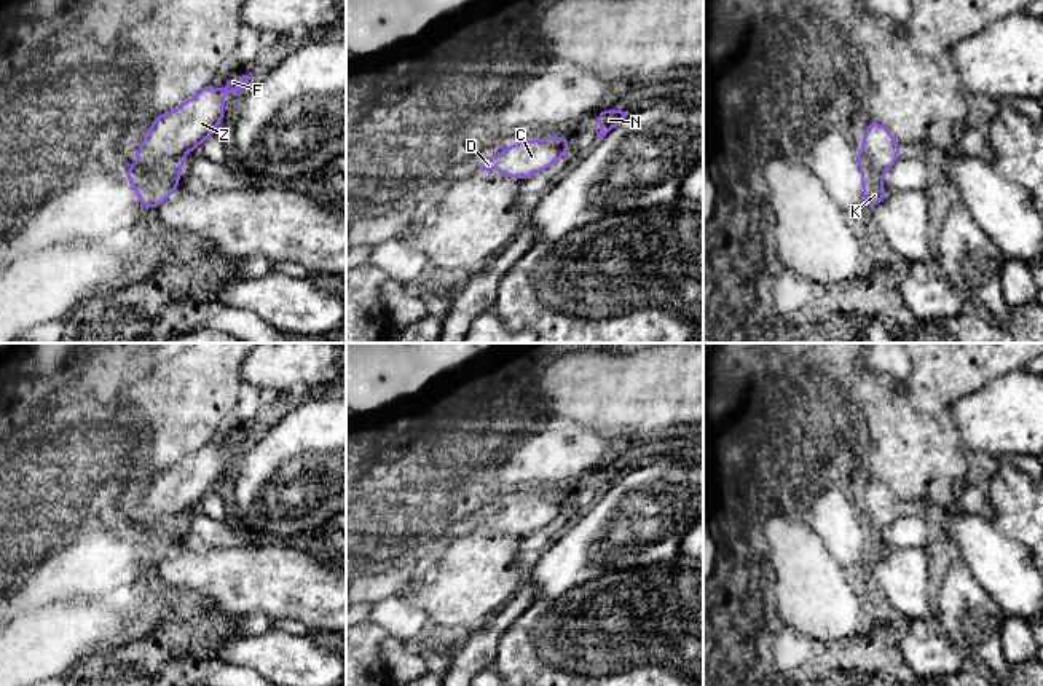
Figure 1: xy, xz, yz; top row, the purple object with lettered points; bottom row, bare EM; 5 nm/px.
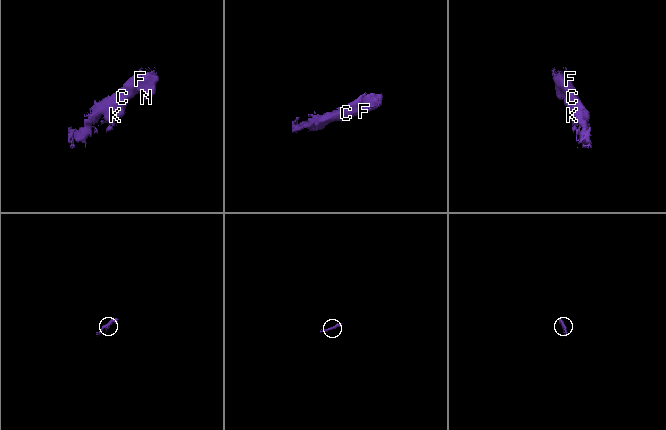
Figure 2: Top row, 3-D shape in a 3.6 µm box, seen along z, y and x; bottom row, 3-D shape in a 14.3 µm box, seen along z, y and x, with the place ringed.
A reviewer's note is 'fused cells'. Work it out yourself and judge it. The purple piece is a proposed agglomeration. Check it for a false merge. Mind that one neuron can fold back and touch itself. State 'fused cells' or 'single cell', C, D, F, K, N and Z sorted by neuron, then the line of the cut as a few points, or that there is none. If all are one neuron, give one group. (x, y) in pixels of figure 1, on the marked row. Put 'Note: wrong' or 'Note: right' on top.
Note: wrong
single cell; C D F K N Z; no cut

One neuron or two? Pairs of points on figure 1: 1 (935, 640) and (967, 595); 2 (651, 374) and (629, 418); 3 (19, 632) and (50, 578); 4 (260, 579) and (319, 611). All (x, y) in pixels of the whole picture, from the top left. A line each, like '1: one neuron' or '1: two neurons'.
1: two neurons
2: one neuron
3: two neurons
4: one neuron

